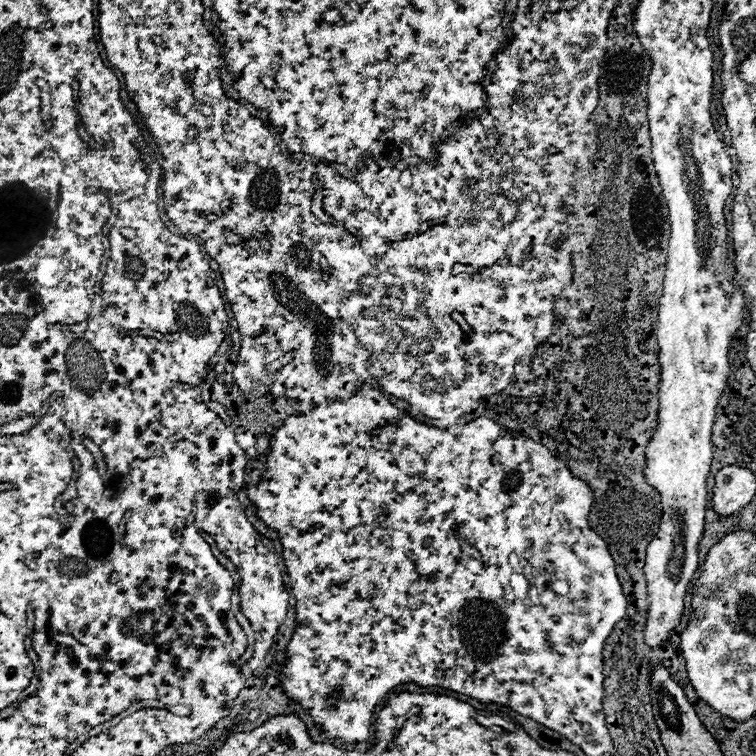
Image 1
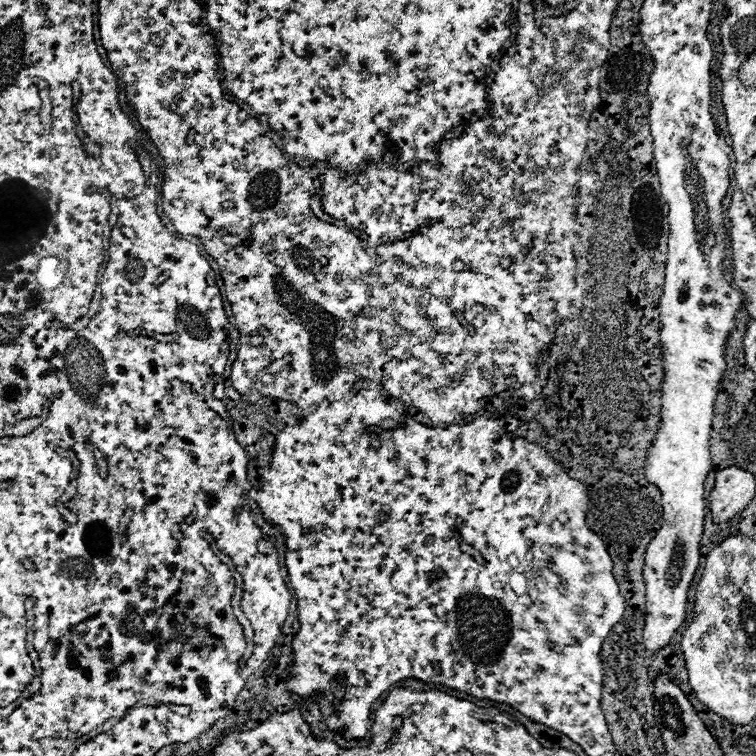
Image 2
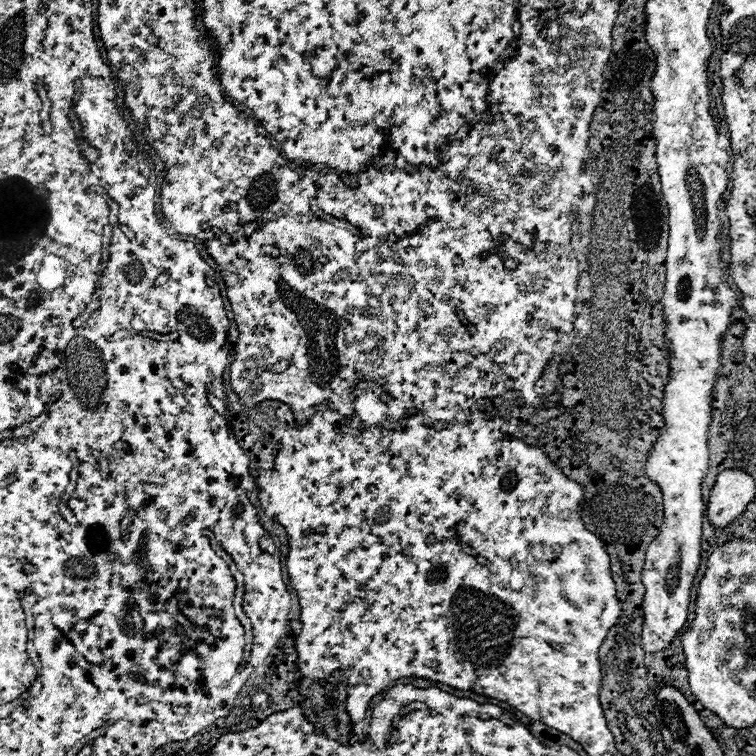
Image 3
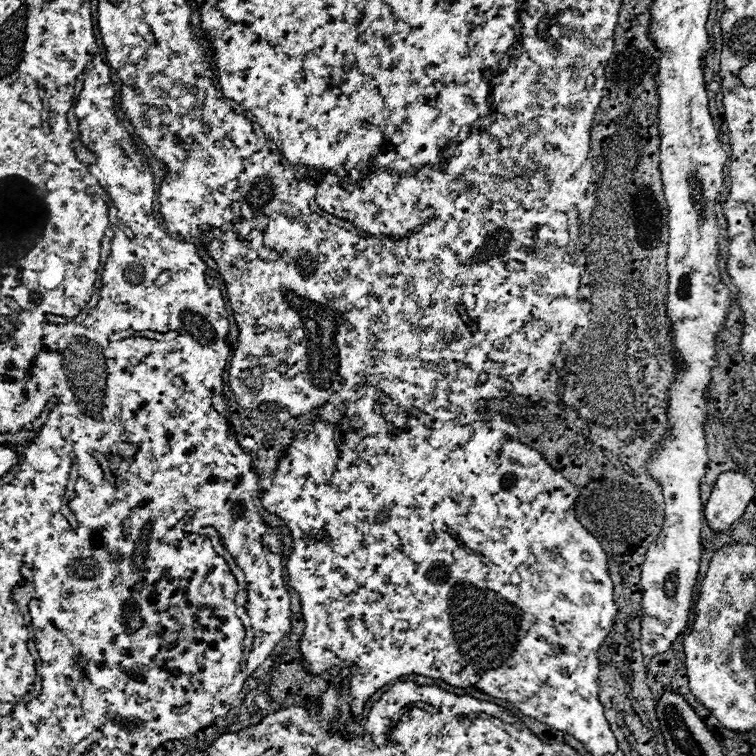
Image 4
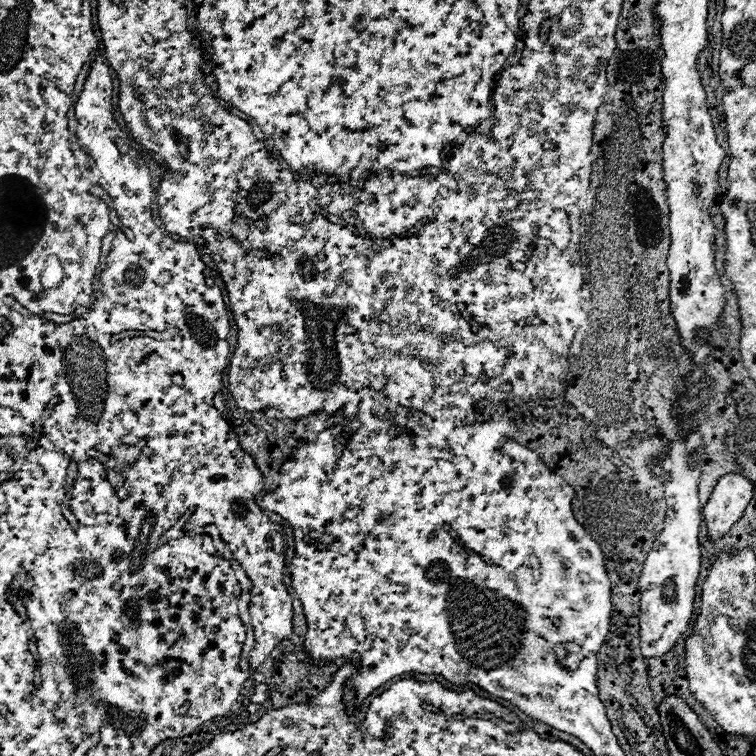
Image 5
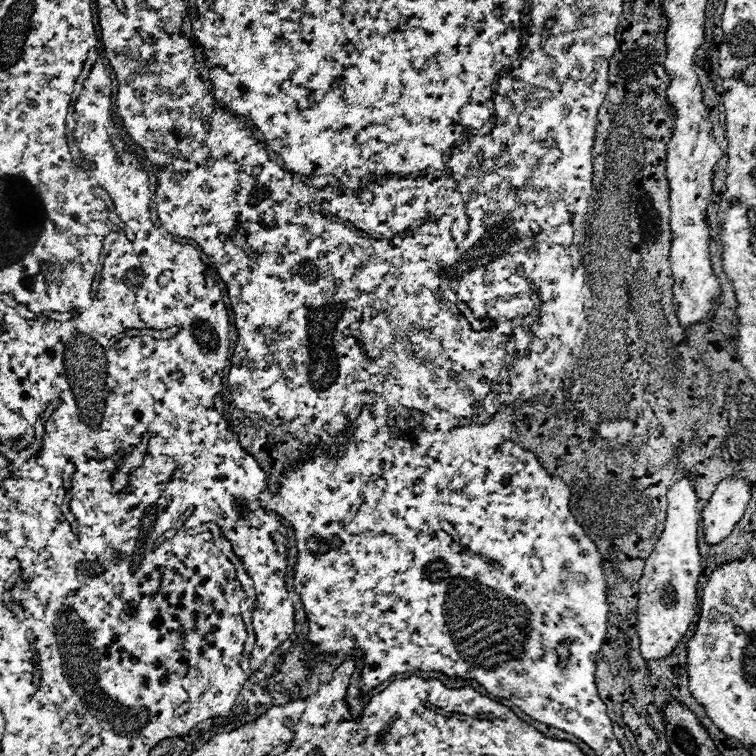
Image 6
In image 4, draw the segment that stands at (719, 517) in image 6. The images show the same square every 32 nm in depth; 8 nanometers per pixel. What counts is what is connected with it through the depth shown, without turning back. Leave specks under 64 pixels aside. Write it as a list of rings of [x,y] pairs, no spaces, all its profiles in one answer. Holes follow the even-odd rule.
[[[722,472],[712,488],[704,508],[706,522],[712,530],[722,532],[740,518],[754,498],[754,482],[742,472]]]

